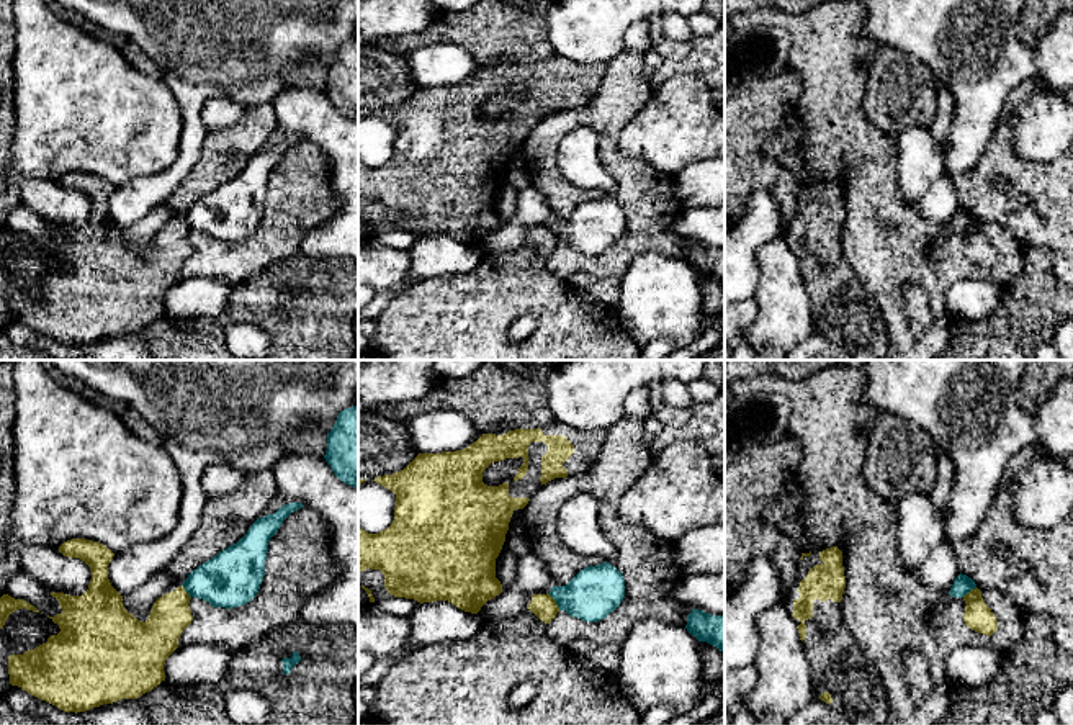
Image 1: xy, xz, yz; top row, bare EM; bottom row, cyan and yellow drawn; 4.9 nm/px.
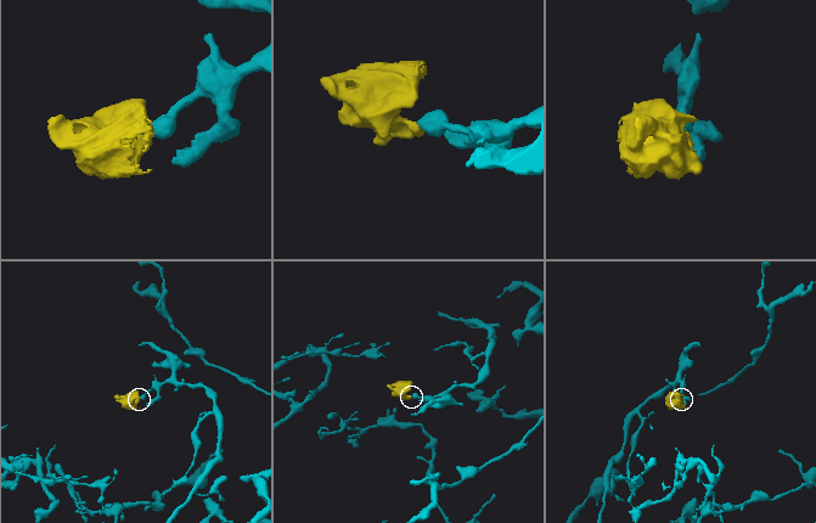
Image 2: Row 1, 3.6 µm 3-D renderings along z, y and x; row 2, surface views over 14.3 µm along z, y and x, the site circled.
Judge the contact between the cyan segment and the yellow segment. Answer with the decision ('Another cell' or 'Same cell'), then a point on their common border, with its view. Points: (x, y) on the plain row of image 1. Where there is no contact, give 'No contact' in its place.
Another cell. Touches cyan at xz (555, 233)

